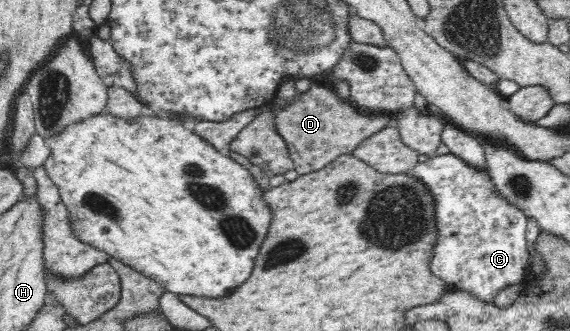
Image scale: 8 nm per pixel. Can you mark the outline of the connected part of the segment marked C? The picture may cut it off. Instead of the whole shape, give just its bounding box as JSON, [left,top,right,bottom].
[410,153,529,304]

